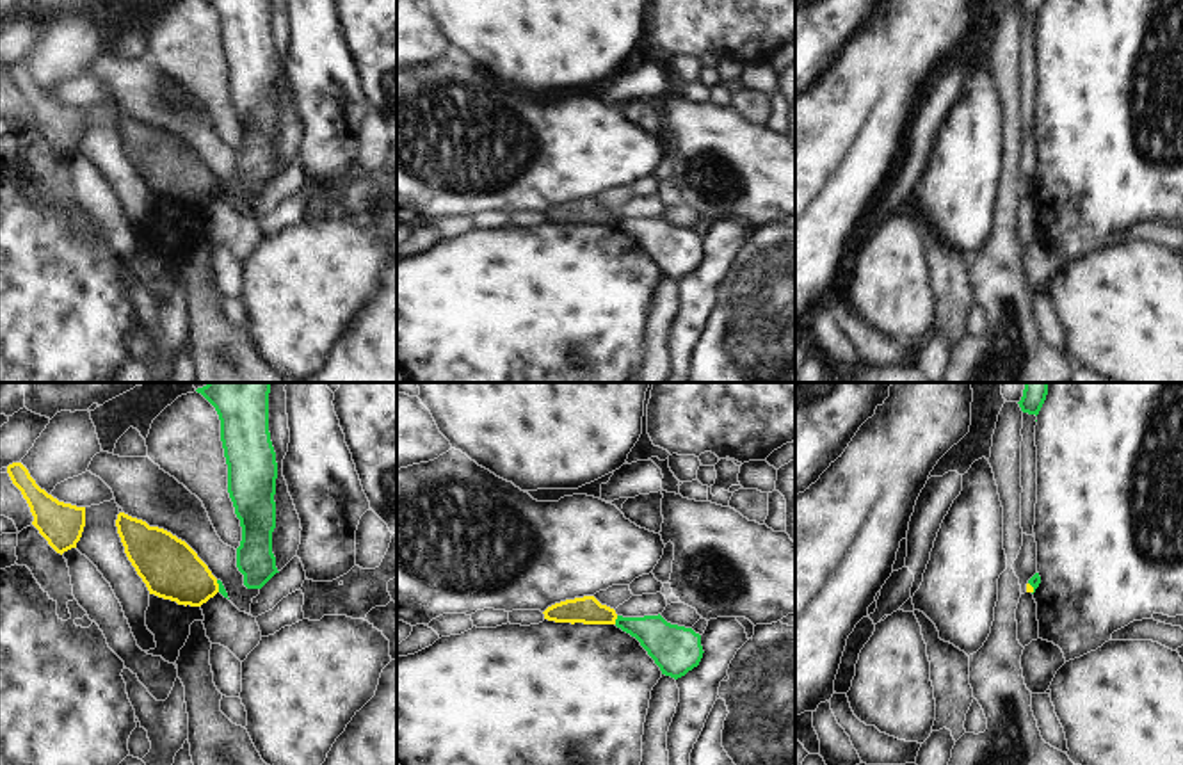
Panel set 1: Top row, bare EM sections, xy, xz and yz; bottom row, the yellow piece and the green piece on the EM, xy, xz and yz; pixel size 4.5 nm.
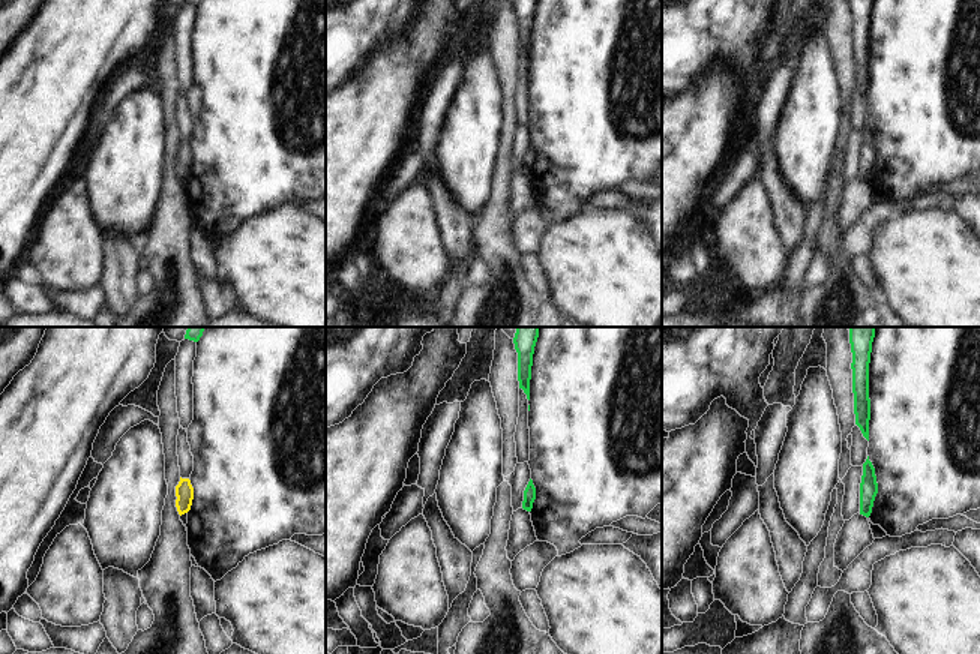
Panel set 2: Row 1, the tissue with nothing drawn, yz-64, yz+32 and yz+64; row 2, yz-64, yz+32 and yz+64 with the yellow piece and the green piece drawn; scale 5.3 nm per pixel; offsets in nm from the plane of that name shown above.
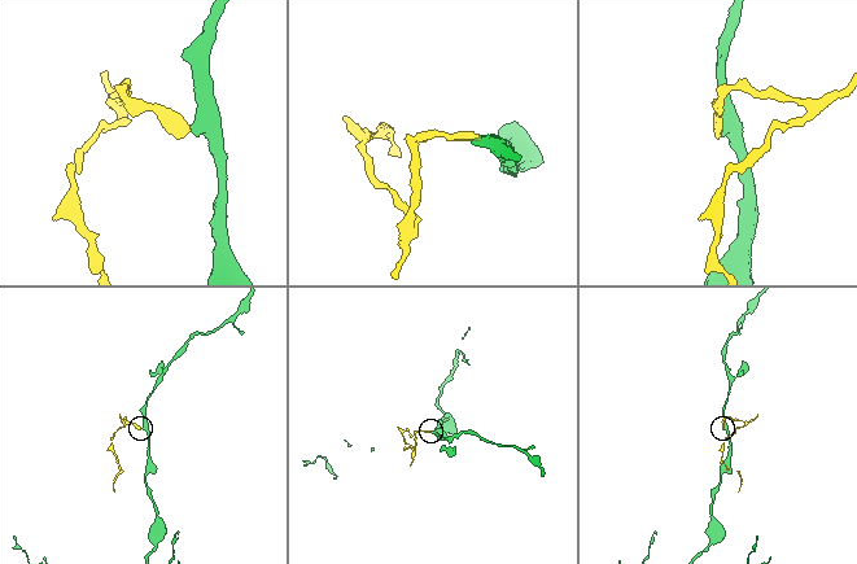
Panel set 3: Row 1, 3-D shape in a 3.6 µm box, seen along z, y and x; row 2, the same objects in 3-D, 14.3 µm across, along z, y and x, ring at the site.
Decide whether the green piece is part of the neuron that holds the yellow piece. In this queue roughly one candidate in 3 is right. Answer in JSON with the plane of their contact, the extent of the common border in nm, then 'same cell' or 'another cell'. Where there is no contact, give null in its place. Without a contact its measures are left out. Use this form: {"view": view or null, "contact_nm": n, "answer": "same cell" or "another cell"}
{"view": "xz", "contact_nm": 40, "answer": "another cell"}

